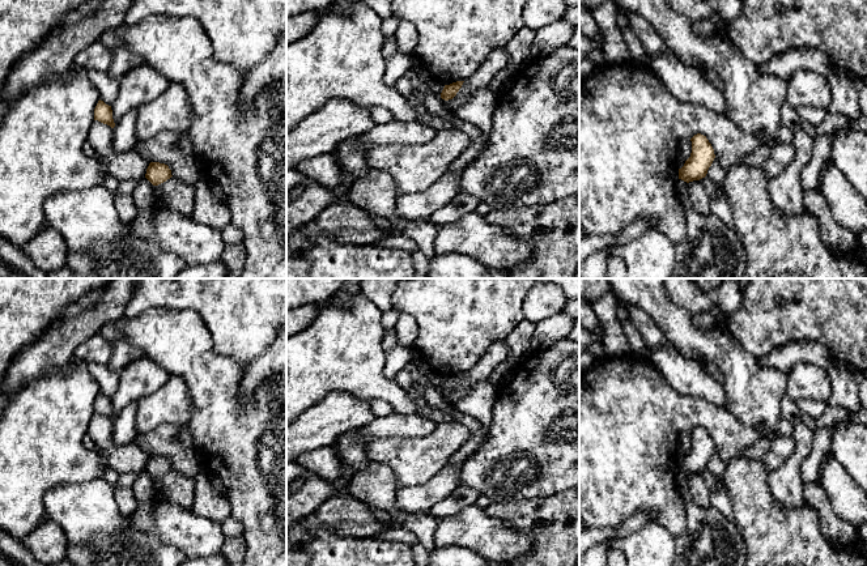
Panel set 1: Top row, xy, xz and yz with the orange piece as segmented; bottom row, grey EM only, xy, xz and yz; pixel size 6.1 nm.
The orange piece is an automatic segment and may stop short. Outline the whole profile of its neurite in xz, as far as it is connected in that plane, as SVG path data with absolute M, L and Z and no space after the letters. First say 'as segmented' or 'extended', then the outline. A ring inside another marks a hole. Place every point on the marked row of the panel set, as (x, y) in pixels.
as segmented; M456 81L450 85L445 85L441 93L441 98L445 101L452 99L456 95L456 93L459 92L459 89L462 88L463 82L464 81Z

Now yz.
as segmented; M697 133L692 139L692 153L684 166L679 169L679 179L689 183L706 176L715 154L706 136Z

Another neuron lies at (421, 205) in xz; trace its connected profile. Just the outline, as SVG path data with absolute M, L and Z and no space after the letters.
M446 173L425 191L398 196L396 216L404 221L429 220L459 193L460 173Z

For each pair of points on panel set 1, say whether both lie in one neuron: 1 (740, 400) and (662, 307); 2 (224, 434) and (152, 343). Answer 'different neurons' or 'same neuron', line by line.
1: same neuron
2: same neuron

